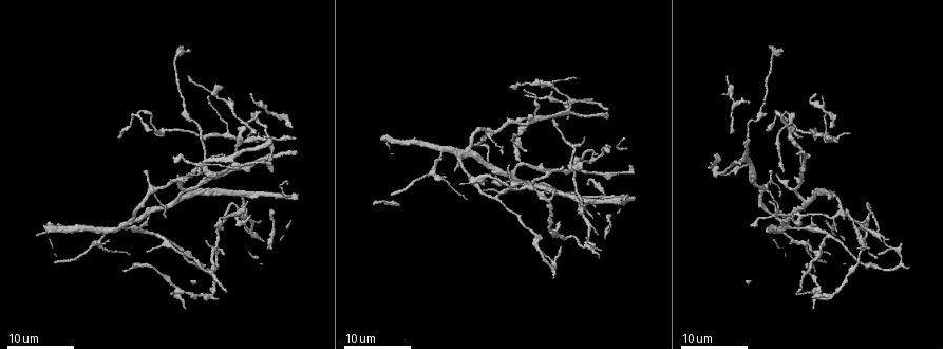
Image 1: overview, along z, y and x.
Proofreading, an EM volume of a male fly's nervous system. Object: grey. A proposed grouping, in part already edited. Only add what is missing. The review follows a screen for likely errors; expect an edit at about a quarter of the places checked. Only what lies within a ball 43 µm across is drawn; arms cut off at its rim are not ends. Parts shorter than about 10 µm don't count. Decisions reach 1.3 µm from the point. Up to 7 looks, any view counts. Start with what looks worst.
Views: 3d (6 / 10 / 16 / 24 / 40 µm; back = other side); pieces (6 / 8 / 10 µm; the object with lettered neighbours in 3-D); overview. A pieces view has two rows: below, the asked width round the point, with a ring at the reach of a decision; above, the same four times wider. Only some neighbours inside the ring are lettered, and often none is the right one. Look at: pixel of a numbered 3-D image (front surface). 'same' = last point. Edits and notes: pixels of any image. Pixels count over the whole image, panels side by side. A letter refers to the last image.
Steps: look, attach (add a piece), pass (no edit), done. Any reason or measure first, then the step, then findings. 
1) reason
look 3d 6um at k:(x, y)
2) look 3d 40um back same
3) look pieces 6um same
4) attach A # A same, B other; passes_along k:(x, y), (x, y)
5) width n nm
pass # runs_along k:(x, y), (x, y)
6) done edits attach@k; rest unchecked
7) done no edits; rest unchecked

tapers out
look 3d 24um at 1:(800, 136)

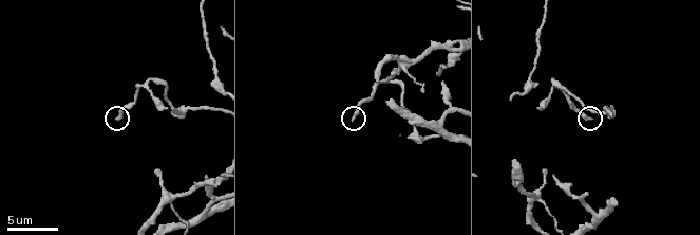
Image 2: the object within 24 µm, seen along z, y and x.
look pieces 6um at 2:(114, 118)

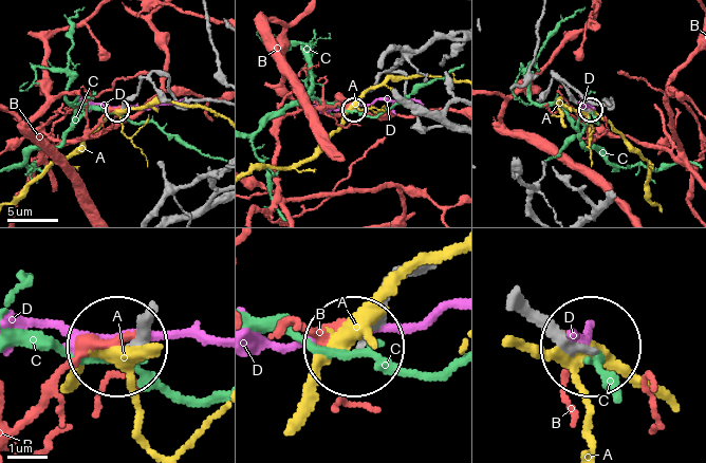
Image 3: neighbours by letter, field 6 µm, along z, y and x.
pass # A other, B other, C other, D other; runs_along 3:(520, 298), (587, 348); none of them fits

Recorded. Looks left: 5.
an open end
look 3d 24um at 1:(848, 132)

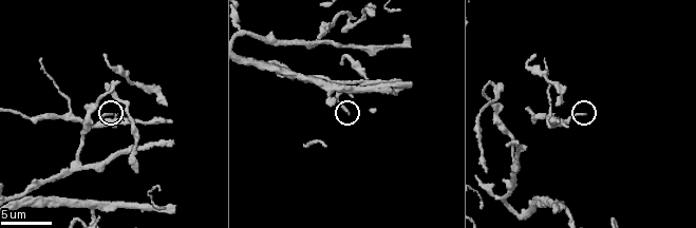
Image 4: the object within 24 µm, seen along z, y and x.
look pieces 6um at 4:(583, 114)

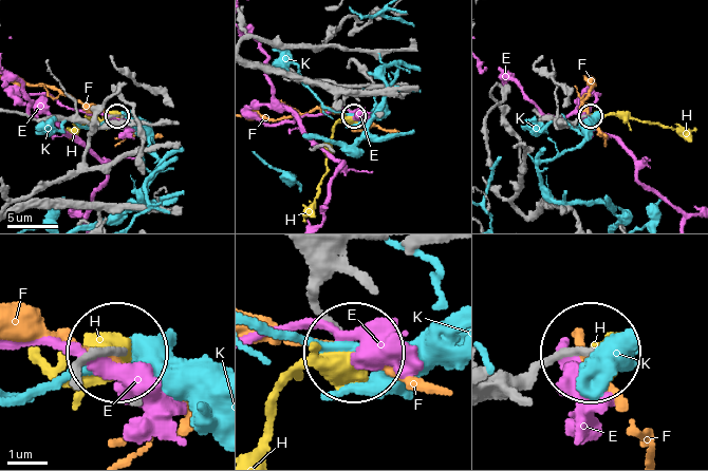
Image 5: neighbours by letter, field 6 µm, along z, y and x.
pass # E other, F other, H other, K other; no lettered piece goes on from it

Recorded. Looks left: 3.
an open end
look 3d 24um at 1:(557, 223)

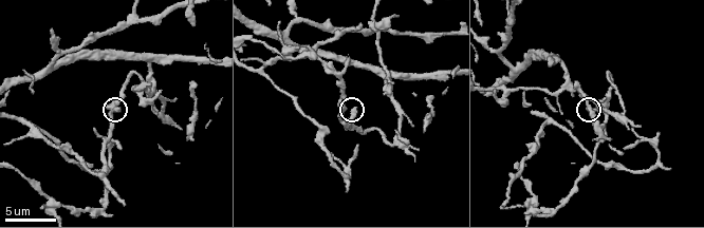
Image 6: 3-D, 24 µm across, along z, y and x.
look 3d 6um at 6:(353, 110)

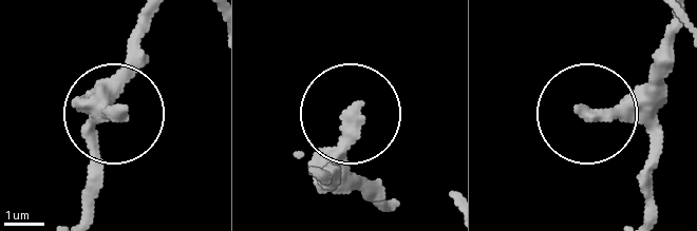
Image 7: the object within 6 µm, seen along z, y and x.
look pieces 8um at 7:(356, 109)

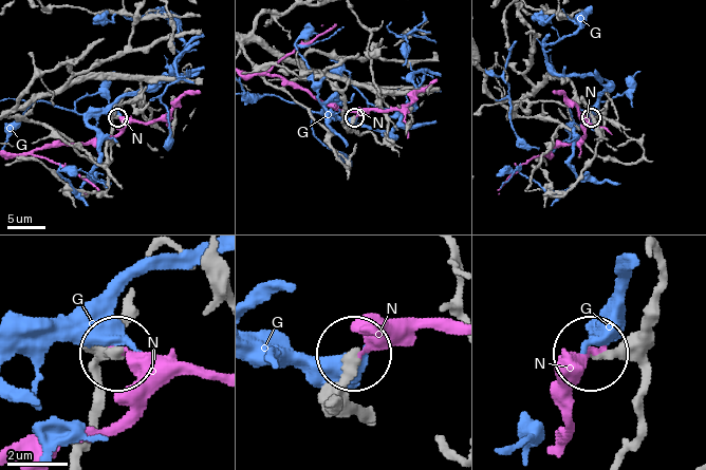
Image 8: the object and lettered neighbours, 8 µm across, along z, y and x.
pass # G other, N other; none of them fits

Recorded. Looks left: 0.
done no edits; rest unchecked

